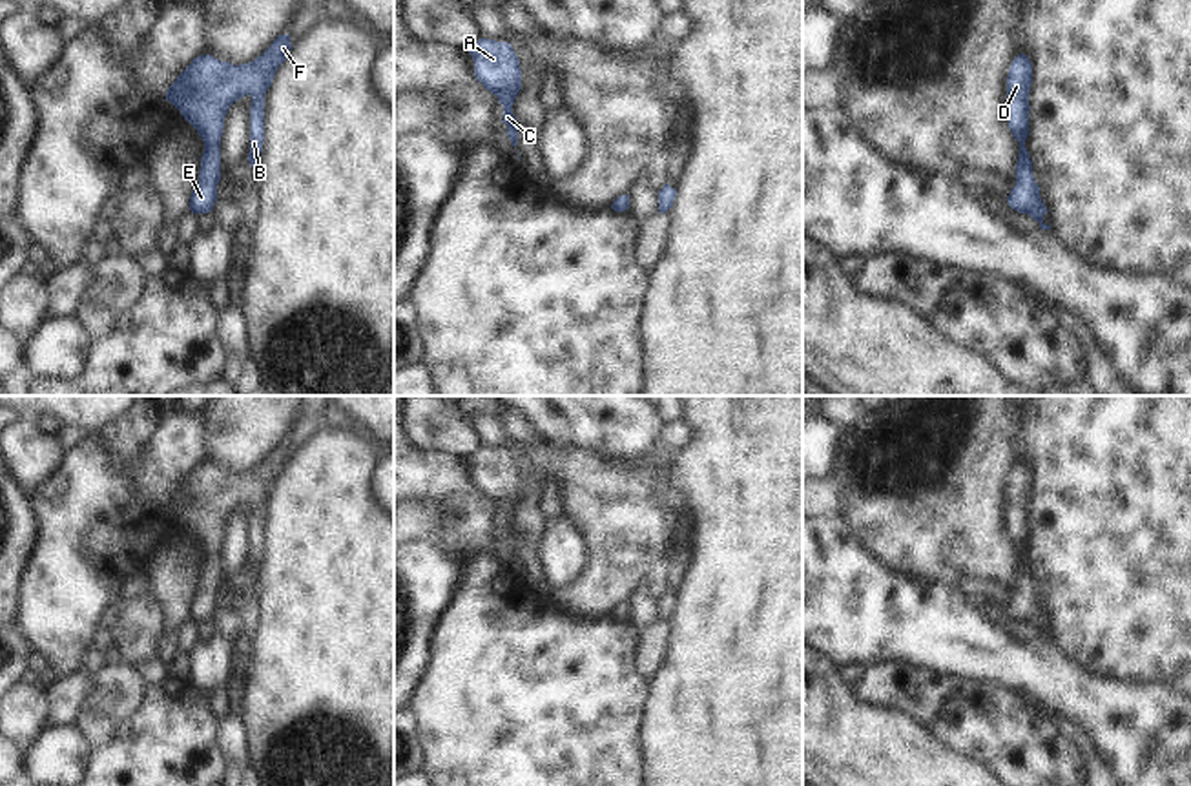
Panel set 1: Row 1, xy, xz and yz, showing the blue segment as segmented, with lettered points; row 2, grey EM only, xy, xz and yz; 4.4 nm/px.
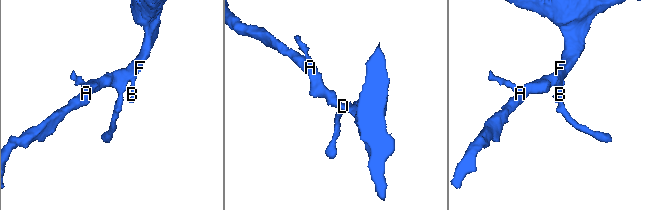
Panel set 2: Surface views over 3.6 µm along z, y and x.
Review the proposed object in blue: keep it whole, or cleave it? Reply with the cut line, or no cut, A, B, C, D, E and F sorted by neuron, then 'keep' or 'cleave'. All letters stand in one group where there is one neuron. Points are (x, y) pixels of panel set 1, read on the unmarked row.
no cut; A B C D E F; keep

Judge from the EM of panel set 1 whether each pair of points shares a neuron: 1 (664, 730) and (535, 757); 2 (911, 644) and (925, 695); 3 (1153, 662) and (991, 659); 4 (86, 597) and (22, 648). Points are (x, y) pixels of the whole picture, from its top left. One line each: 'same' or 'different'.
1: different
2: different
3: different
4: different

